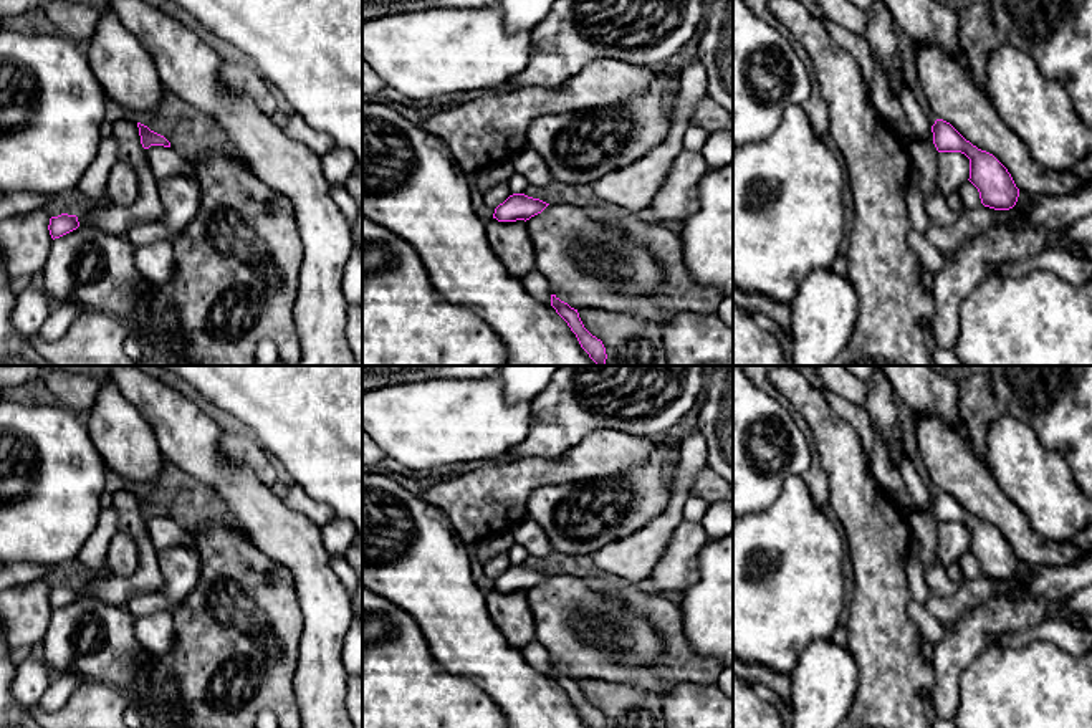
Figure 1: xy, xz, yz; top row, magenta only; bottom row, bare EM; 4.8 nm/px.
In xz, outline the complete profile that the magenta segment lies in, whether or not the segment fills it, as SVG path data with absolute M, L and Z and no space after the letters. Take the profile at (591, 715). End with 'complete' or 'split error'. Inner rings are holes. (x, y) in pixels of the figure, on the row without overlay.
M551 665L551 677L568 693L571 702L576 705L581 718L589 725L589 728L607 728L602 711L597 710L596 706L592 706L584 698L577 680L571 678L568 673L561 672L556 665Z | complete

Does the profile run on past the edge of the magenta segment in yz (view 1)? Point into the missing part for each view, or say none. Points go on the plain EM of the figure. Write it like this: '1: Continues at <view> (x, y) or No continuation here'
1: No continuation here

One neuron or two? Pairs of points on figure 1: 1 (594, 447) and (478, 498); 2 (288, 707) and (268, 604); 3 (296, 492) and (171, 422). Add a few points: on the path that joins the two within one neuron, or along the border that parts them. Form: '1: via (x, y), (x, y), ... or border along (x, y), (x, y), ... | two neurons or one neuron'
1: via (566, 469), (531, 472), (507, 488) | one neuron
2: via (273, 682), (273, 644), (280, 637), (277, 629) | one neuron
3: border along (282, 498), (290, 508), (305, 515), (313, 523) | two neurons

